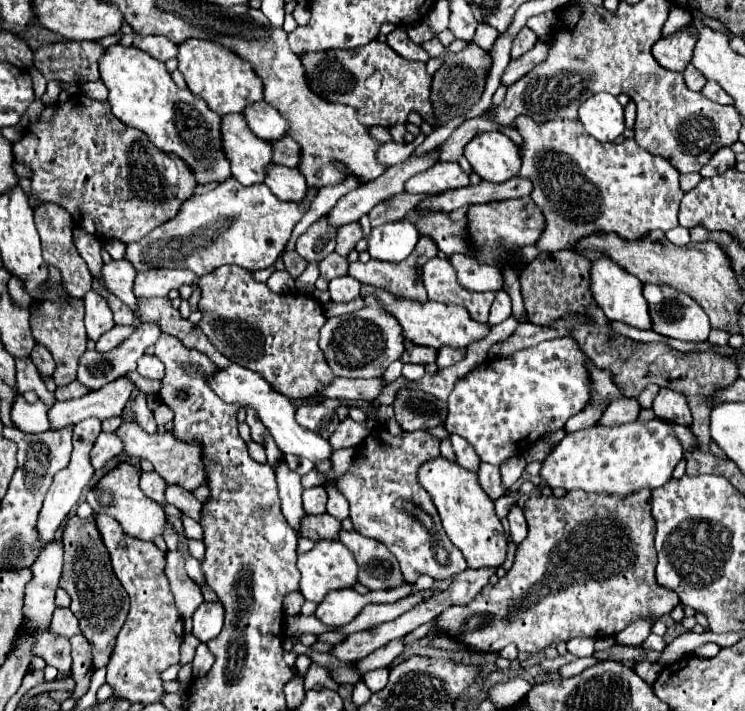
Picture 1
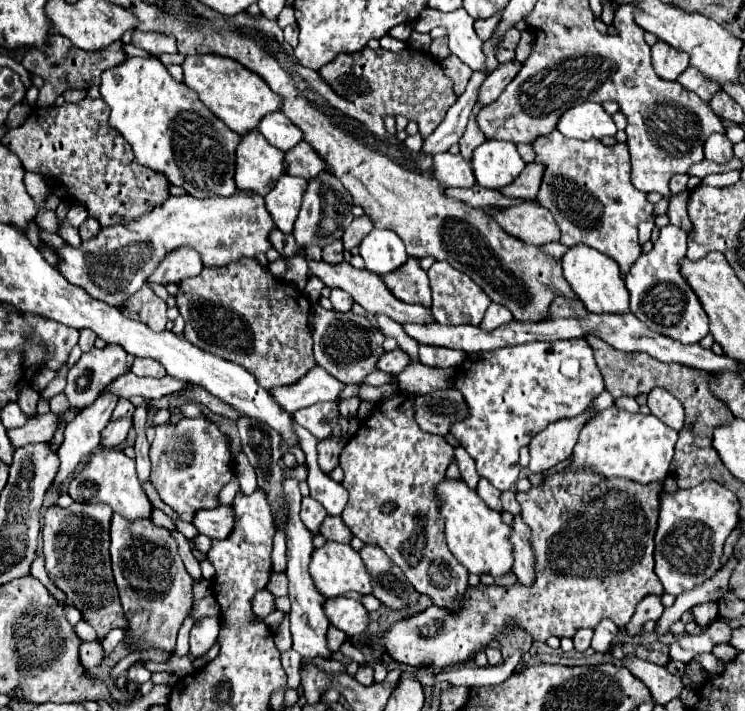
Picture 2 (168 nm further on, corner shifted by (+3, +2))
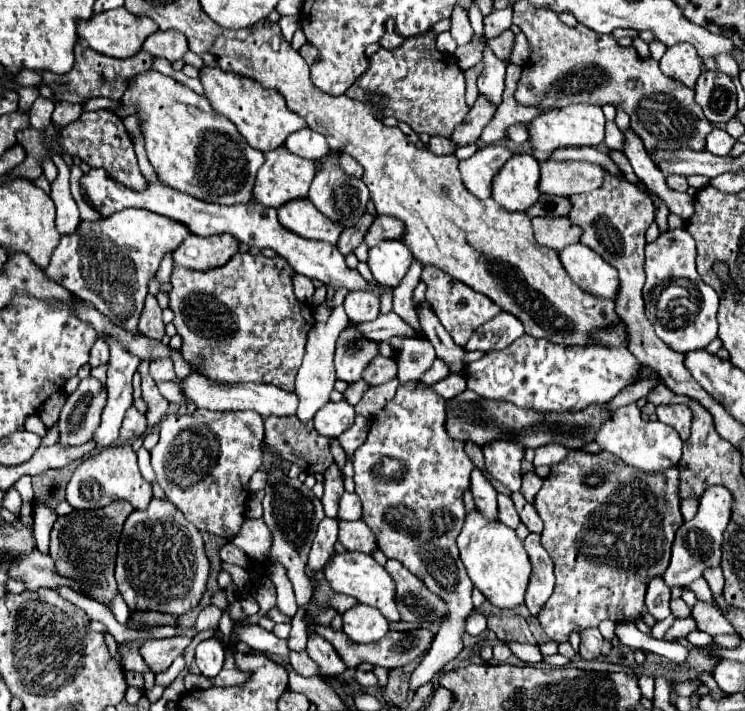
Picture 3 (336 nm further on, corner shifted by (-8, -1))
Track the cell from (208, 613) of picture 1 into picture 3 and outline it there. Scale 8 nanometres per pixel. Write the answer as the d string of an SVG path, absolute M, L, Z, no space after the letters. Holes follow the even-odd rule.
M217 637L203 639L203 641L197 645L195 659L197 659L197 665L199 665L199 669L201 669L201 673L203 673L205 677L215 677L215 675L221 671L223 661L225 661L223 643L221 643Z

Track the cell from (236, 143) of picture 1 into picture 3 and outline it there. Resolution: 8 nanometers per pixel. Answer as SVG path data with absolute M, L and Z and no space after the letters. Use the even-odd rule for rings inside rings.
M277 147L265 153L265 163L257 171L255 177L255 187L253 187L253 199L263 203L265 207L275 207L279 209L283 203L297 199L297 197L307 197L311 177L315 177L315 165L309 159L297 157L289 153L285 147Z

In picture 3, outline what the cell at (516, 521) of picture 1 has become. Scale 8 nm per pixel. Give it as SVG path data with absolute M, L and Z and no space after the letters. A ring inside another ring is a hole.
M529 533L527 539L523 541L523 545L525 545L529 561L533 565L531 581L529 581L529 587L527 587L527 593L525 593L525 603L531 611L531 615L537 615L539 609L543 607L543 603L553 593L553 585L555 585L553 561L551 561L549 553L543 549L539 533Z

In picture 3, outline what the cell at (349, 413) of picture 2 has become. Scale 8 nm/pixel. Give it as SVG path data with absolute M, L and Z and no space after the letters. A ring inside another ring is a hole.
M363 379L357 381L357 383L351 383L349 389L345 391L345 399L347 399L351 405L357 405L359 399L363 397L363 391L367 391L367 389L369 389L369 385L367 385Z

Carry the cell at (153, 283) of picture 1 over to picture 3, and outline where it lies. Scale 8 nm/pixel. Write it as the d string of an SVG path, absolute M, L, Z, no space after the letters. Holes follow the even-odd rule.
M191 235L173 251L173 265L191 271L209 271L221 267L237 253L235 243L237 241L231 235Z

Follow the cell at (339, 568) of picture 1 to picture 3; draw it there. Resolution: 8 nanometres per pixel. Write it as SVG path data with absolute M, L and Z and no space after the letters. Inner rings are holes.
M345 551L345 553L335 553L325 569L323 569L323 577L327 579L327 583L331 585L331 589L335 593L343 593L349 597L359 599L359 603L365 605L373 605L377 607L389 621L399 621L399 613L395 607L395 585L393 579L389 577L389 573L367 553L359 553L359 551Z

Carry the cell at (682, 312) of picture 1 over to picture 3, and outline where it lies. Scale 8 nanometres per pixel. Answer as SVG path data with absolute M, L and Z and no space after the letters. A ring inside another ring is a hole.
M685 227L667 231L667 233L659 235L657 241L653 241L645 247L645 273L647 273L647 281L645 281L645 287L643 287L645 315L651 321L657 337L663 339L671 349L681 351L681 353L695 351L695 349L705 349L717 337L715 315L717 315L719 295L695 271L695 239L691 239L691 235L687 233Z

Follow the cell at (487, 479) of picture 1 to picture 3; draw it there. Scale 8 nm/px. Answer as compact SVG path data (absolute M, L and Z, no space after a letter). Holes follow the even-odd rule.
M499 493L499 495L497 495L497 501L499 501L499 519L503 519L503 523L509 523L509 527L515 529L521 519L519 519L515 507L513 507L511 497Z

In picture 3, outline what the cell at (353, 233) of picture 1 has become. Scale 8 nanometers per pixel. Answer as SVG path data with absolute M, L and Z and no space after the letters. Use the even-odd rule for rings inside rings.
M377 215L371 229L365 235L365 243L369 247L375 247L383 239L401 239L401 233L403 233L403 223L399 223L399 219L389 215Z

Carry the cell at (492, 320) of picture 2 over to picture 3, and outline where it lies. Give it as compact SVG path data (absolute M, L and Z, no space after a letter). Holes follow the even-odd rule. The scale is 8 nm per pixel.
M501 311L495 319L487 321L483 327L479 327L479 331L475 331L469 339L469 343L465 345L467 351L499 351L507 345L511 345L515 339L519 339L523 335L523 325L515 315L509 315L505 311Z

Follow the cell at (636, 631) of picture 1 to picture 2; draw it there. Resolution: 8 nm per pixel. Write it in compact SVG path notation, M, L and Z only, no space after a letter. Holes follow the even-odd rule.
M644 596L644 600L638 604L632 620L626 626L628 632L636 634L644 626L644 622L648 622L648 620L656 622L662 616L662 612L664 612L664 606L662 606L658 596Z

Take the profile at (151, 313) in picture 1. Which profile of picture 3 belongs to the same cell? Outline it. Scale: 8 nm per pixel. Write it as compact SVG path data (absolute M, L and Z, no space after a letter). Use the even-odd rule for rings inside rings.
M147 295L145 307L139 317L139 331L145 335L151 335L153 339L163 339L165 335L165 323L163 323L163 309L159 307L157 299L153 295Z

